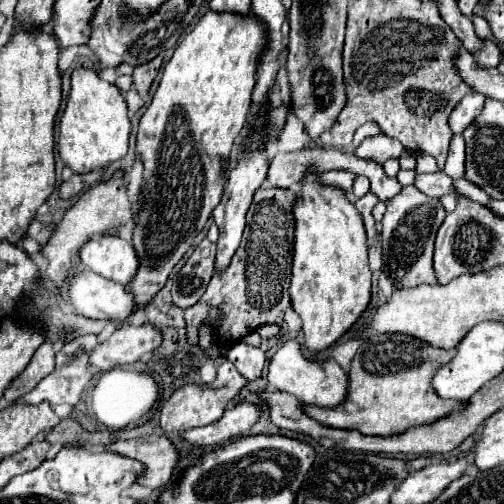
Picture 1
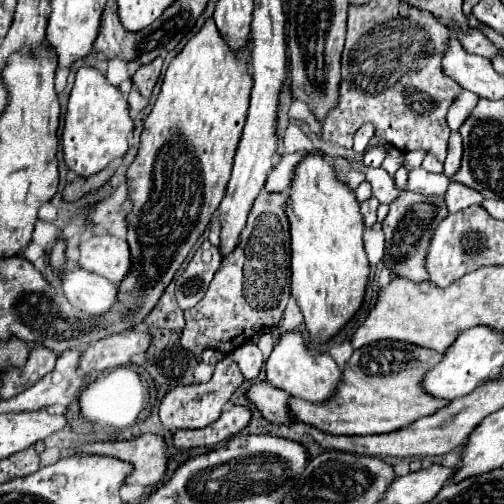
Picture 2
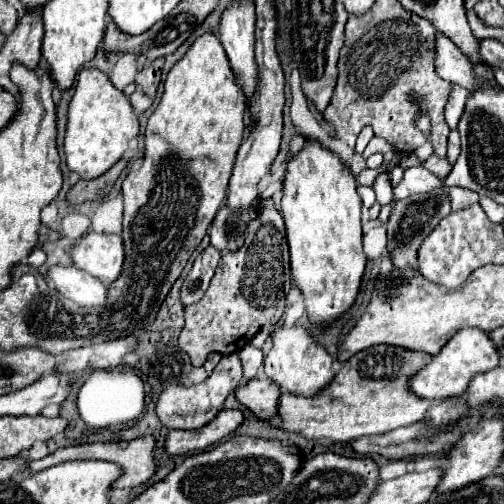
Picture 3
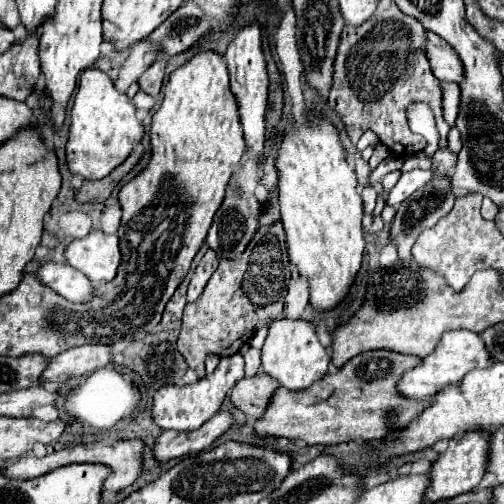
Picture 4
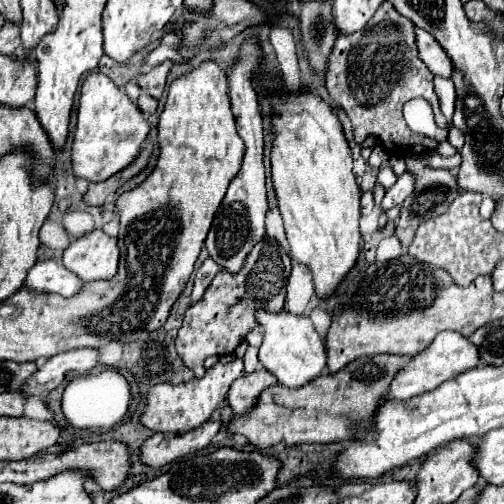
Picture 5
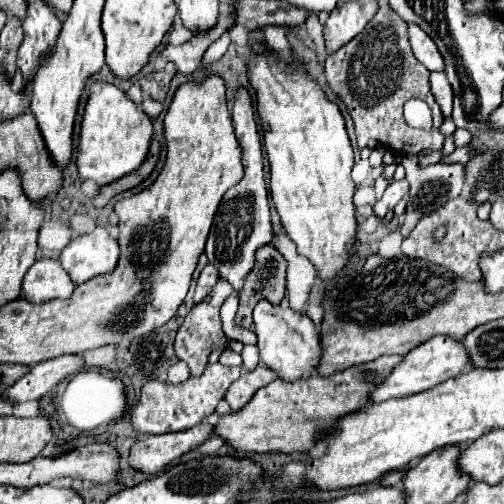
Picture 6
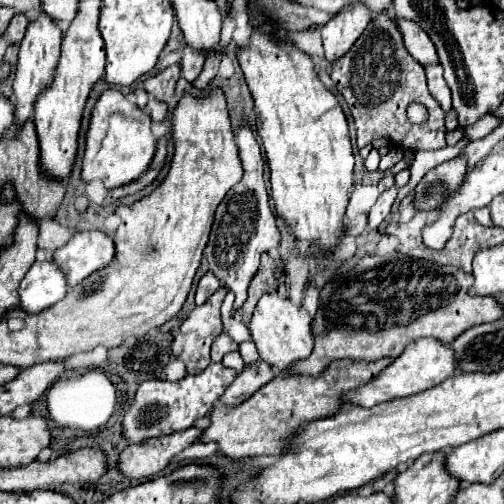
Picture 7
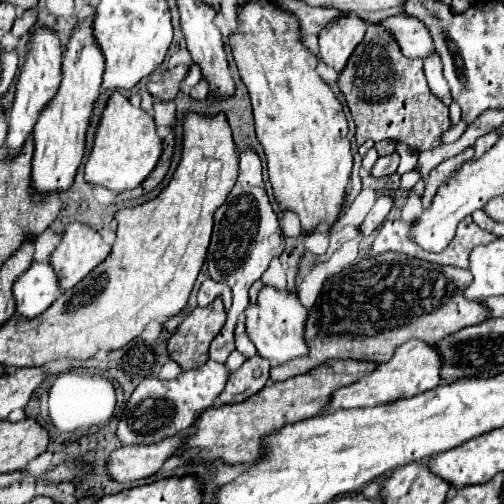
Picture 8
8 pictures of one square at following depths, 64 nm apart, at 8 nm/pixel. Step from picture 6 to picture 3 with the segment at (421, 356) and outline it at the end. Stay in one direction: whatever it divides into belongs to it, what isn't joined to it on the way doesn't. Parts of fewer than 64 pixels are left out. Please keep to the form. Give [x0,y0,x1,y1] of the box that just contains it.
[410,328,500,400]

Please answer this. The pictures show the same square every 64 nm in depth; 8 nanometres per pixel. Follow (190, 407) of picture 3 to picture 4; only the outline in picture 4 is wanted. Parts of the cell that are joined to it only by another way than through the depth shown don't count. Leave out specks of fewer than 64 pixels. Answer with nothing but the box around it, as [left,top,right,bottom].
[152,354,244,430]

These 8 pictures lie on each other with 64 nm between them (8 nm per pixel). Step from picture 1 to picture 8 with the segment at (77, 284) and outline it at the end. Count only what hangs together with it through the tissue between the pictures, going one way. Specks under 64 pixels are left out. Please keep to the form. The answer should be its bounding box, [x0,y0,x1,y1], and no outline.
[16,262,60,318]

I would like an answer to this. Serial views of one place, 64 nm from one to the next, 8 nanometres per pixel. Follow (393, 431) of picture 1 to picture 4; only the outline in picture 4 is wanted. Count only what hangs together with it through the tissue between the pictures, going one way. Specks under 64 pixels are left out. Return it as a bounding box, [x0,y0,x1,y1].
[254,350,424,444]

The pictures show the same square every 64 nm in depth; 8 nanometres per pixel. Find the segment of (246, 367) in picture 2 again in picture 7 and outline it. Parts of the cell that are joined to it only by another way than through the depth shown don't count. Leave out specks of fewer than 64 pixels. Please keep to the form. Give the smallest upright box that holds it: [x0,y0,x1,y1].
[240,342,260,366]

